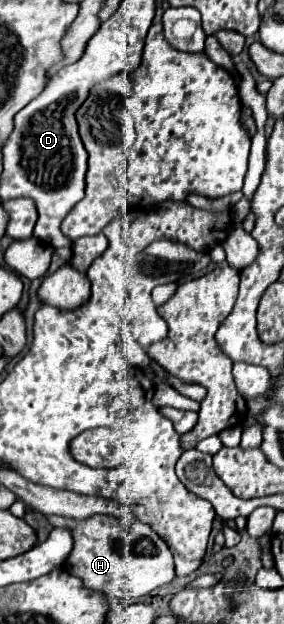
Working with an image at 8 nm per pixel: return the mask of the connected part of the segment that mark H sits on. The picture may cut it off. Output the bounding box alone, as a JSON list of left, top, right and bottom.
[46,515,174,599]

